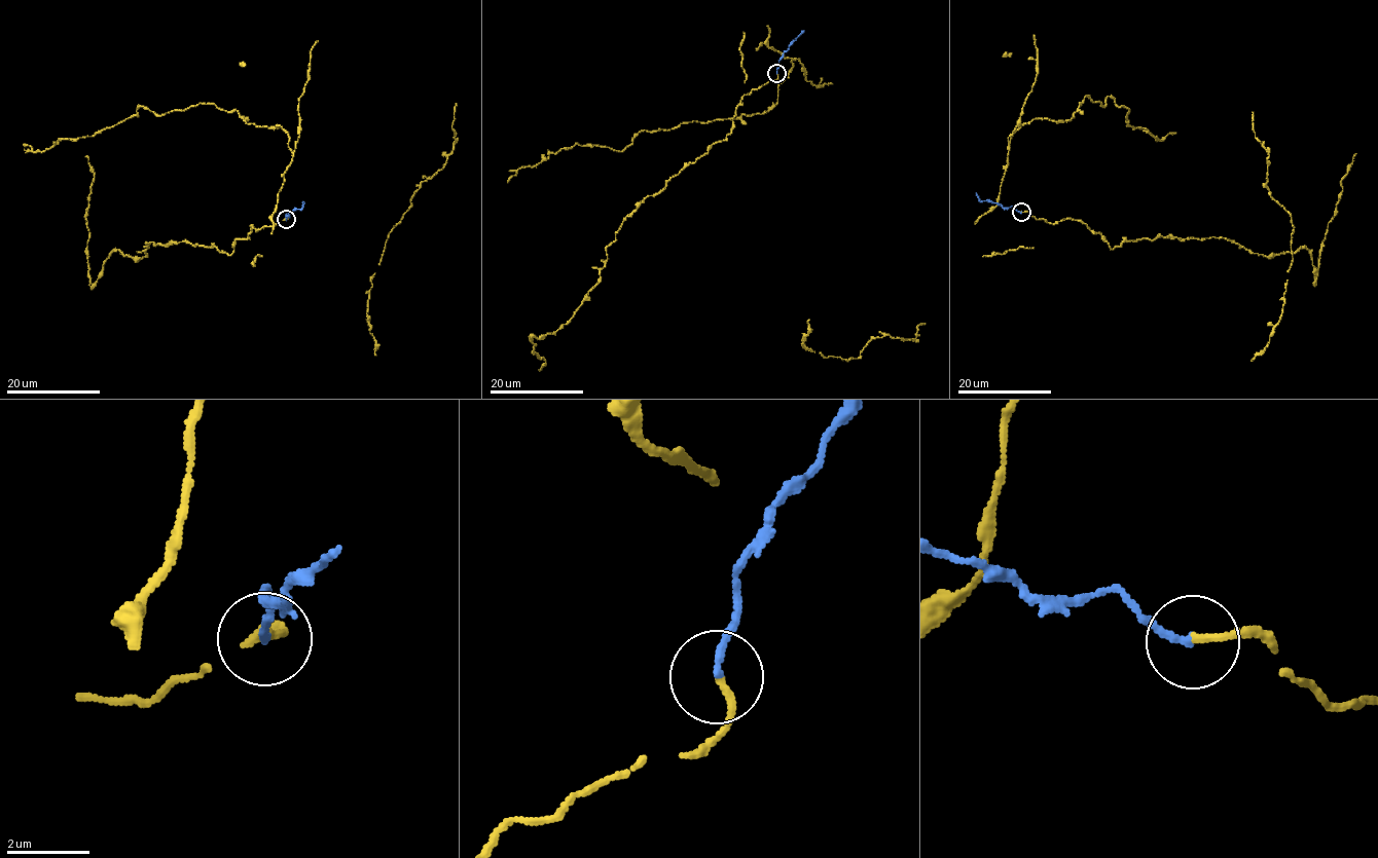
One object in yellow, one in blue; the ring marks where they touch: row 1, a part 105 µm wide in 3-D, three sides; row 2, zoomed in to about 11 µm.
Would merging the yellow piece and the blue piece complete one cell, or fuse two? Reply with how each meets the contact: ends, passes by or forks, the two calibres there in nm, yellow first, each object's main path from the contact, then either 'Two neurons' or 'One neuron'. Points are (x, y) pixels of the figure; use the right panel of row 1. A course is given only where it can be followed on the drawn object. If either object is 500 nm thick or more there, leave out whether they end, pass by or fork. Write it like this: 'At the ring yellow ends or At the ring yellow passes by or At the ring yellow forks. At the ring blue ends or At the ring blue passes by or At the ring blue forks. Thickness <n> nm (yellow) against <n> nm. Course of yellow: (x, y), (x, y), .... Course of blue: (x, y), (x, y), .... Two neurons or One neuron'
At the ring yellow ends. At the ring blue ends. Thickness 170 nm (yellow) against 180 nm. Course of yellow: (1021, 212), (1080, 220), (1113, 250), (1161, 235), (1229, 239), (1264, 256), (1305, 247), (1315, 281), (1356, 153). Course of blue: (1021, 212), (1012, 206), (1002, 208), (996, 202), (981, 200), (976, 192). One neuron

